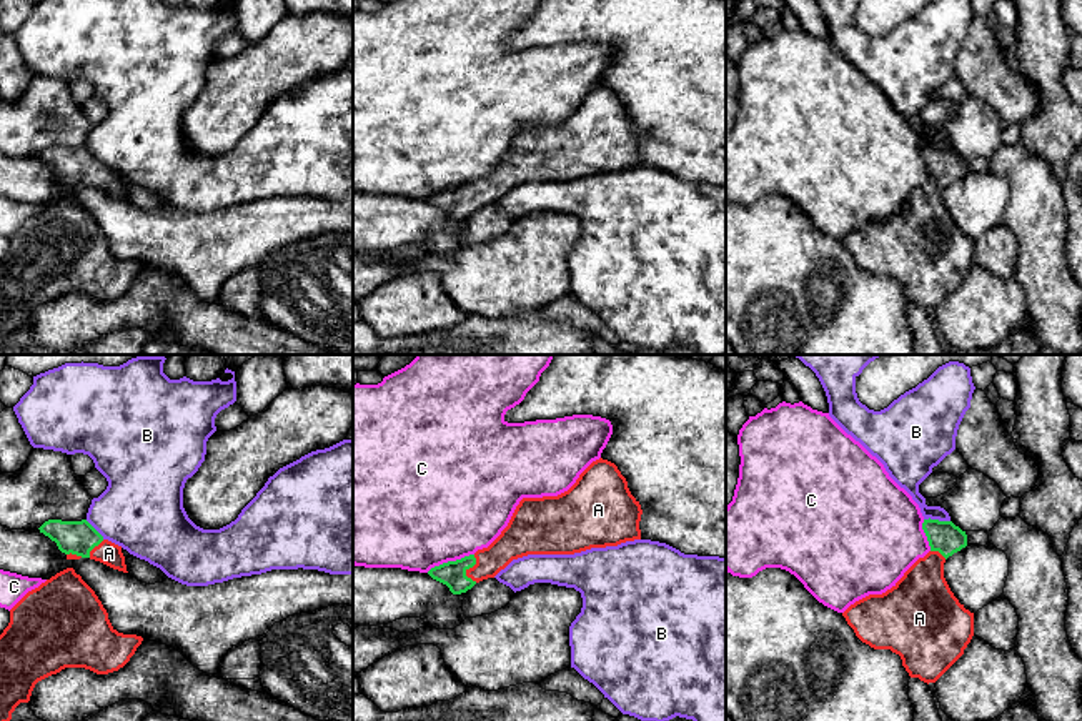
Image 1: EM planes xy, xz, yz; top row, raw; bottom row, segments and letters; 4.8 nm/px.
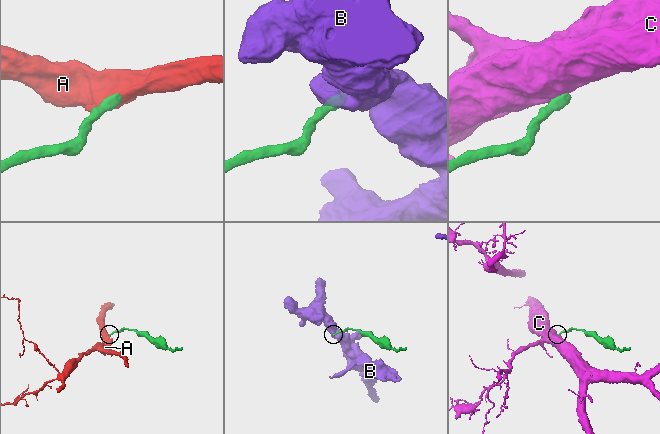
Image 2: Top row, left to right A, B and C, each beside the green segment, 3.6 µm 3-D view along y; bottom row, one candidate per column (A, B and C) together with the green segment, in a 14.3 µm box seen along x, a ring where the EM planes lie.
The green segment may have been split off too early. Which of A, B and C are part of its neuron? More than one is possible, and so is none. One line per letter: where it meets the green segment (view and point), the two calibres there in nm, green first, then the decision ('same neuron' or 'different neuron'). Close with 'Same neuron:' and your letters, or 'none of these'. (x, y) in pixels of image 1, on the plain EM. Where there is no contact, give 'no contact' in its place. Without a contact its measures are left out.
A: contact xz (470, 193); calibres 130 and 160 nm; same neuron
B: contact yz (938, 147); calibres 160 and 120 nm; different neuron
C: contact xz (450, 188); calibres 130 and 500 nm; different neuron
Same neuron: A

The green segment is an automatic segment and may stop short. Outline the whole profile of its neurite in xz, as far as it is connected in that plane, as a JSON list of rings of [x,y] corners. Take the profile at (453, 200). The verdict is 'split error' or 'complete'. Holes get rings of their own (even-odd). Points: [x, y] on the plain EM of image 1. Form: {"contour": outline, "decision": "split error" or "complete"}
{"contour": [[[608,87],[593,88],[576,110],[558,123],[523,125],[501,162],[474,181],[434,193],[428,201],[446,211],[453,221],[471,216],[476,210],[494,205],[513,186],[528,181],[574,181],[591,175],[618,173],[641,167],[641,132],[631,122],[626,105]]], "decision": "split error"}

